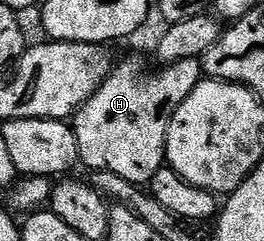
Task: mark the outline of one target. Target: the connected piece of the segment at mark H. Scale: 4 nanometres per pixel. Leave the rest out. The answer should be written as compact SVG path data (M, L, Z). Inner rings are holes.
M126 59L123 63L121 60L104 81L104 85L100 85L94 96L73 116L72 126L83 168L90 167L91 172L116 173L116 177L124 177L124 181L149 185L152 177L156 177L156 173L167 166L168 125L176 109L184 105L184 97L188 97L188 93L192 93L192 89L196 89L196 85L202 82L204 72L201 59L176 61L158 70L162 71L149 71L138 59Z

